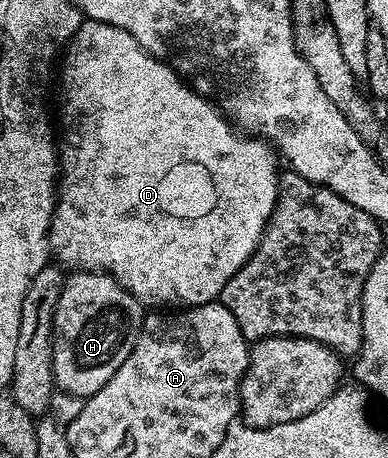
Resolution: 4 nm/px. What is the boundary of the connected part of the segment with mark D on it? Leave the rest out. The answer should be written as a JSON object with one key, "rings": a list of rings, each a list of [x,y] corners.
{"rings":[[[84,19],[79,25],[75,36],[69,41],[65,51],[62,53],[63,60],[63,120],[67,123],[67,145],[61,148],[61,175],[57,181],[57,199],[55,201],[55,213],[51,219],[51,231],[49,233],[49,252],[52,257],[55,256],[60,265],[67,270],[82,270],[85,272],[105,272],[108,276],[112,276],[116,282],[124,288],[129,294],[133,294],[139,299],[139,303],[144,306],[150,304],[163,304],[159,306],[178,306],[180,309],[196,308],[198,304],[209,304],[219,300],[221,290],[225,286],[225,282],[229,282],[229,278],[233,278],[233,274],[237,274],[237,270],[241,270],[241,266],[245,266],[247,259],[253,254],[253,250],[259,244],[259,240],[263,236],[265,226],[269,222],[269,218],[275,209],[275,203],[279,197],[279,175],[281,168],[275,165],[277,161],[277,153],[266,140],[256,138],[250,134],[240,135],[234,124],[230,123],[226,116],[210,103],[205,96],[199,95],[184,77],[178,72],[171,69],[170,64],[166,64],[164,60],[159,60],[155,56],[148,54],[144,48],[137,42],[137,38],[133,38],[133,34],[129,34],[125,30],[121,30],[117,26],[109,26],[105,22],[97,22],[96,20]]]}

